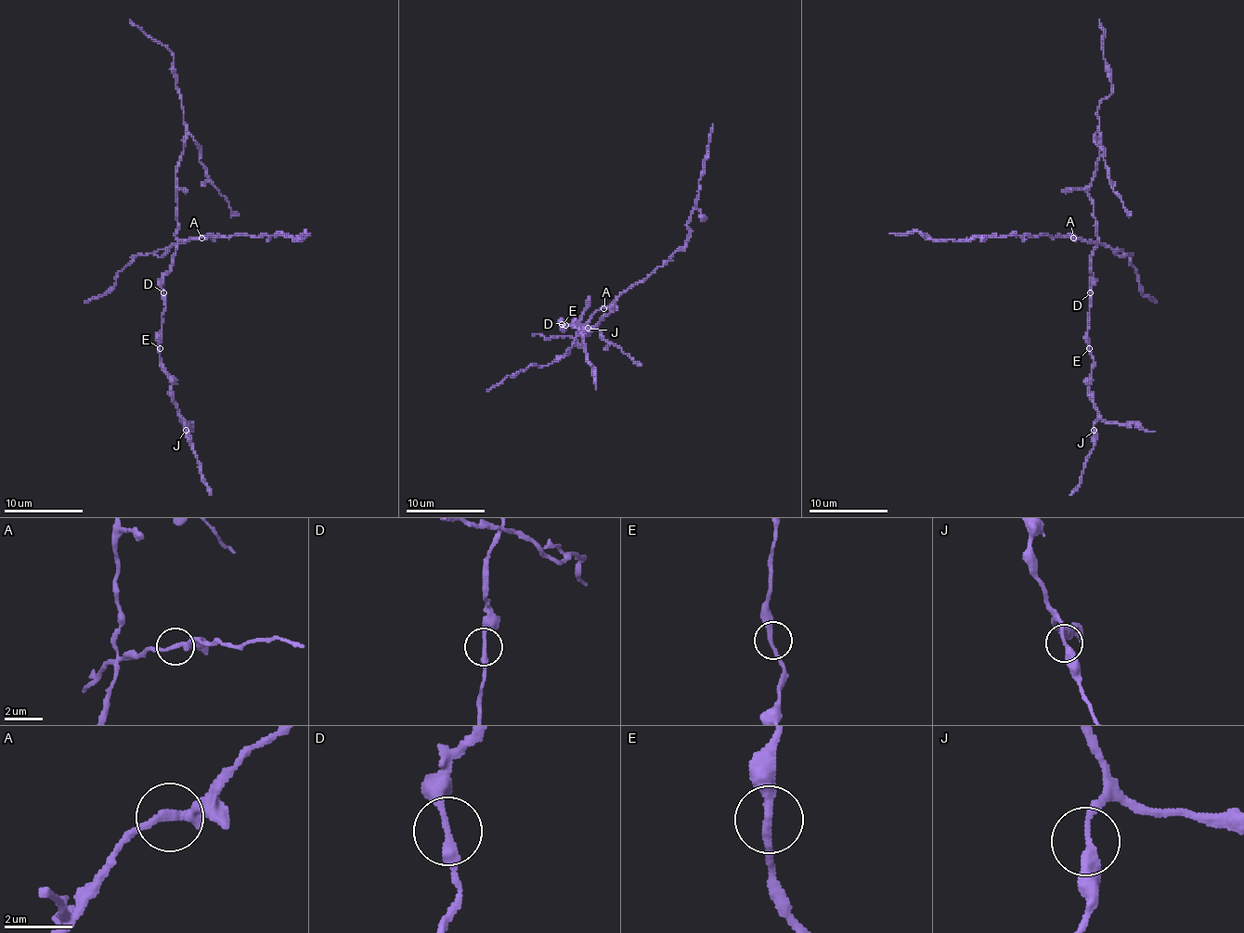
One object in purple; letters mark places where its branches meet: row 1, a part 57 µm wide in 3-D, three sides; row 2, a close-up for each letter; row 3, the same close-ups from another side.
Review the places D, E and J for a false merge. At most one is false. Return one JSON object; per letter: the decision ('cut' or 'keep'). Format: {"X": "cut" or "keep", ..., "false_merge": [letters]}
{"D": "cut", "E": "keep", "J": "keep", "false_merge": ["D"]}

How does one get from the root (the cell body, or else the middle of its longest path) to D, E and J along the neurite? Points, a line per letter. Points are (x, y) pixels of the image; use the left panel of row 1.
D: (175, 249), (174, 265), (163, 277), (163, 292)
E: (175, 249), (174, 265), (163, 277), (161, 285), (165, 311), (161, 317), (160, 348)
J: (175, 249), (174, 265), (161, 285), (165, 311), (161, 317), (160, 358), (186, 430)

